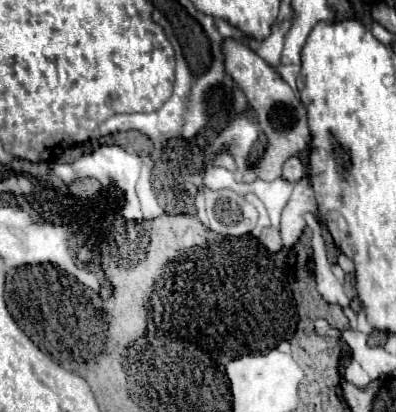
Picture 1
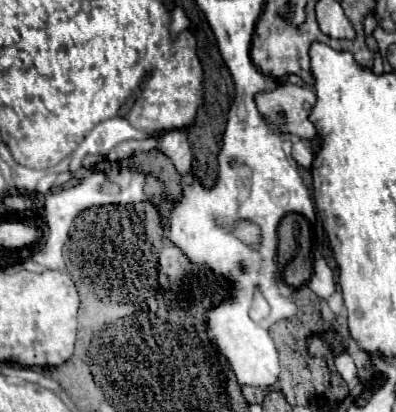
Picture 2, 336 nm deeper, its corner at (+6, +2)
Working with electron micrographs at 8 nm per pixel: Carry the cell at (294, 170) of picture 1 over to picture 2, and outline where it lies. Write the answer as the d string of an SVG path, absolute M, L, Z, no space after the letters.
M295 141L295 143L293 143L293 153L291 153L291 157L297 161L297 165L301 165L301 167L305 167L305 169L311 167L313 153L311 153L311 149L309 149L307 143Z

